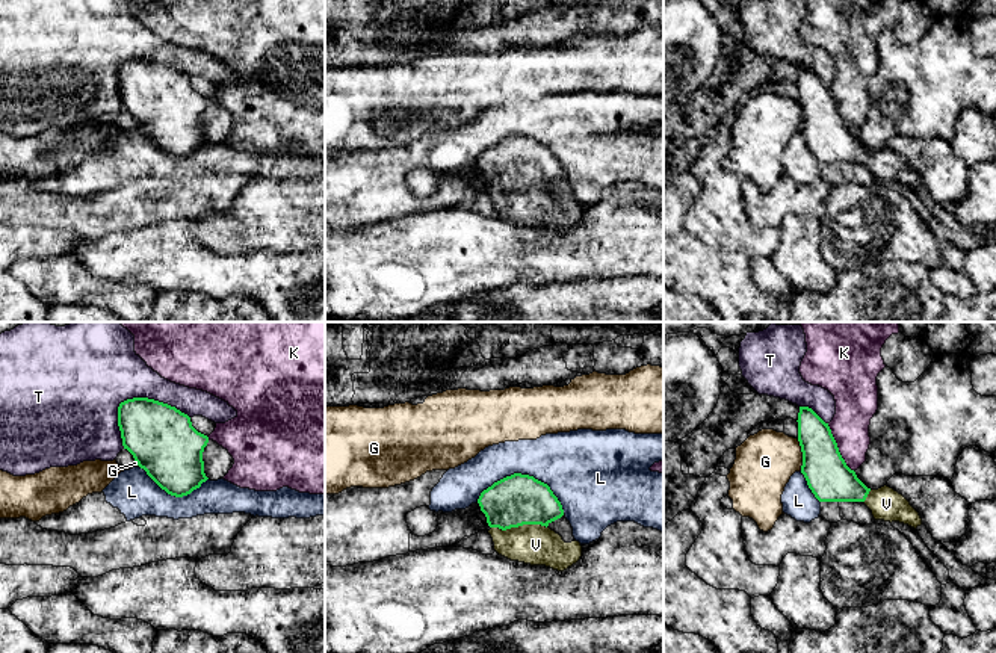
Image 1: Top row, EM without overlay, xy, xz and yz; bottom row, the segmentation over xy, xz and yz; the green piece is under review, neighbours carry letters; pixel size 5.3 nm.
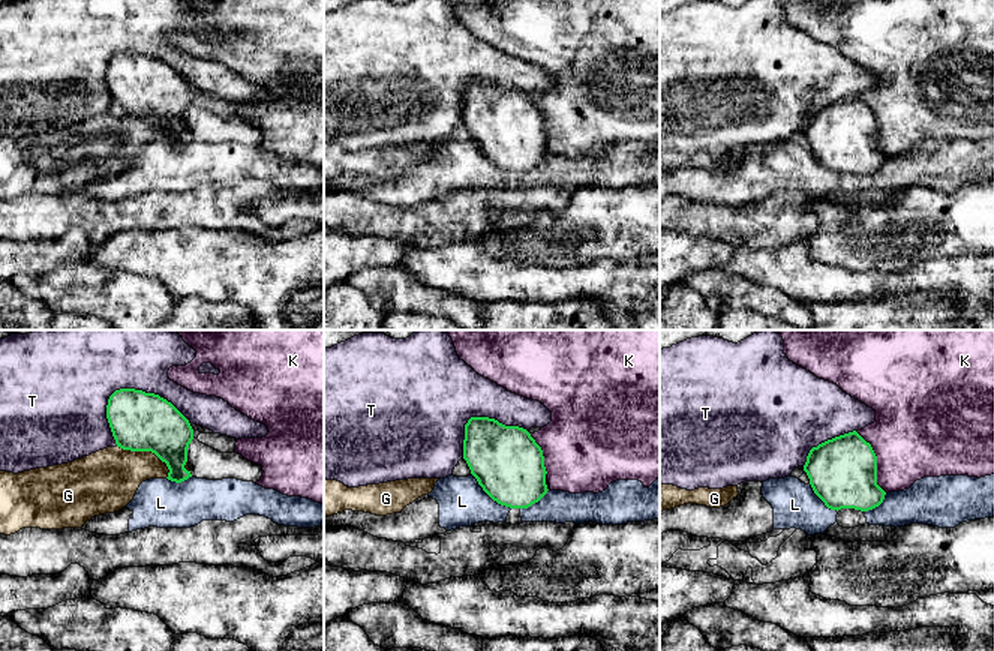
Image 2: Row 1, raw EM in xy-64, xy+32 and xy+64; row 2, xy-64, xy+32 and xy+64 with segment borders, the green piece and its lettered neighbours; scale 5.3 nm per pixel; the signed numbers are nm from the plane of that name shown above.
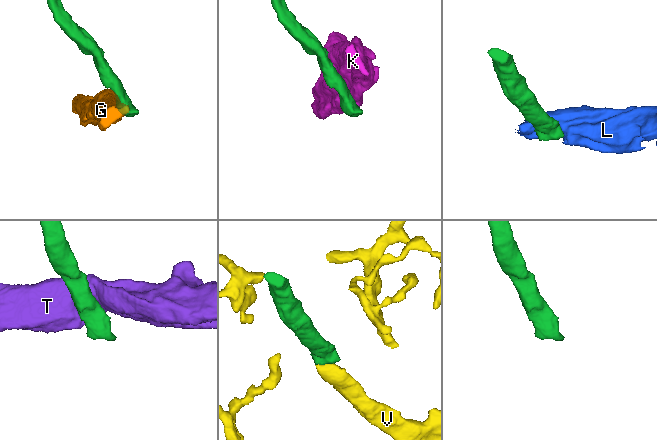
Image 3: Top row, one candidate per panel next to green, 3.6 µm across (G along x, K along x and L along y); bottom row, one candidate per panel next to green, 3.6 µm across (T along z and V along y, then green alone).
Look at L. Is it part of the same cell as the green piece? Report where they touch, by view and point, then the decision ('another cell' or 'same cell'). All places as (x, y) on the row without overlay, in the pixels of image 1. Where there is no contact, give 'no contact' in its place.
meets green in xz at (525, 136); another cell

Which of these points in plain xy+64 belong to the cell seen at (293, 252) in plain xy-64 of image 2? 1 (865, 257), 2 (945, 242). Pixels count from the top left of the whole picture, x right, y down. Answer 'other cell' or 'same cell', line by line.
1: other cell
2: other cell

